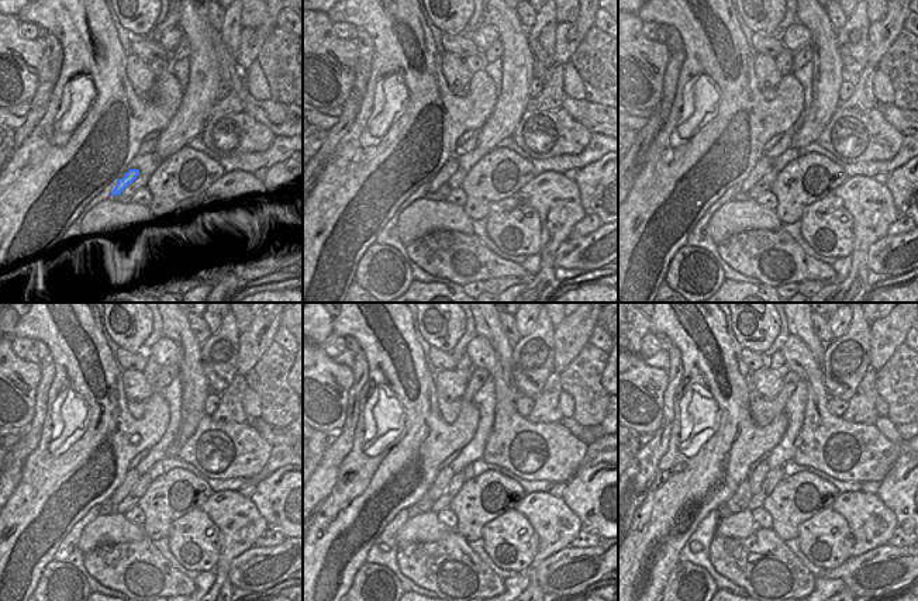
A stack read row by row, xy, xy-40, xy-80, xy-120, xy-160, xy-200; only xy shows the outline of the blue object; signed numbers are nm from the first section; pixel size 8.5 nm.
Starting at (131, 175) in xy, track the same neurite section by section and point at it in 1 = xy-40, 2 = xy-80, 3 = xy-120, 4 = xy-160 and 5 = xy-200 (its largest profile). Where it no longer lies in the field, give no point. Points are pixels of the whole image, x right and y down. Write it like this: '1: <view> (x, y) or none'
1: xy-40 (451, 166)
2: xy-80 (765, 163)
3: xy-120 (133, 476)
4: xy-160 (444, 476)
5: xy-200 (755, 477)

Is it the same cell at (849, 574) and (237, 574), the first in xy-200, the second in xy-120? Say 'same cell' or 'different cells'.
same cell

